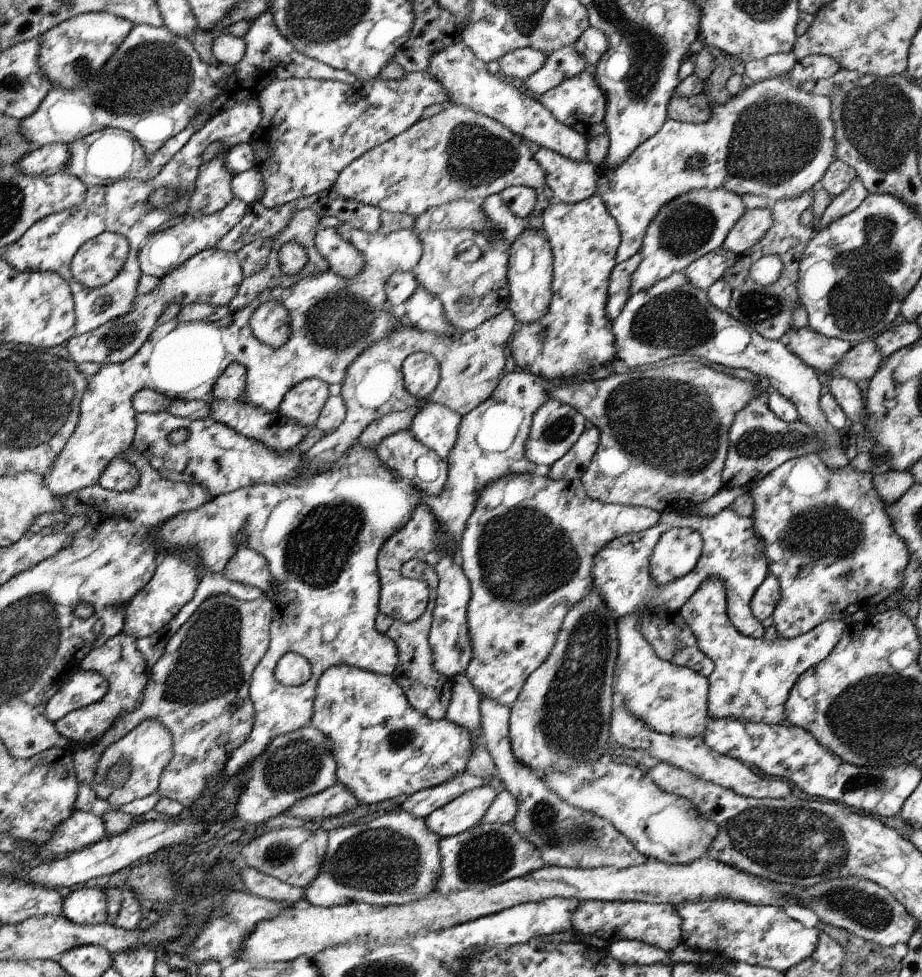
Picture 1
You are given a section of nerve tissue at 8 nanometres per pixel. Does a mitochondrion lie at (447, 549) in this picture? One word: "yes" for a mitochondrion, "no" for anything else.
no

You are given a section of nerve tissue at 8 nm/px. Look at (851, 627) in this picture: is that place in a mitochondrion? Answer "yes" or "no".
no

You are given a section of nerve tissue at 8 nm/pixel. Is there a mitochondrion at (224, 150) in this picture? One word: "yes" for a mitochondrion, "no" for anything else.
no

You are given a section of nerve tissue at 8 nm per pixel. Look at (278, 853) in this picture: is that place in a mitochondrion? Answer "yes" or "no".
yes

